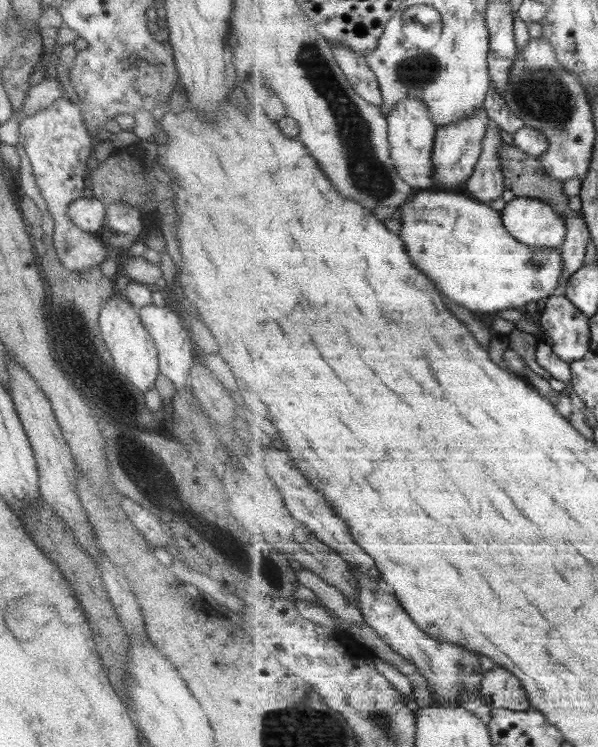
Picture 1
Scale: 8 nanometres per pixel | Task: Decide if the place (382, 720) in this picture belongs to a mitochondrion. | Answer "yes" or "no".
yes

